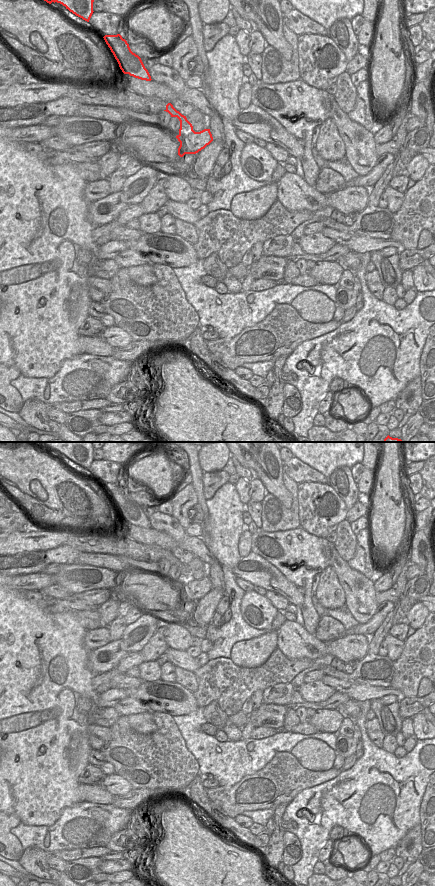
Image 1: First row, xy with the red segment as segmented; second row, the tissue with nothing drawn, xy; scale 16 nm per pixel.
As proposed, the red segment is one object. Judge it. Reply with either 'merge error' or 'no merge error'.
merge error

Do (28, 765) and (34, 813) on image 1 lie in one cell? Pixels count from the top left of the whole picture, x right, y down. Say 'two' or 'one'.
one

